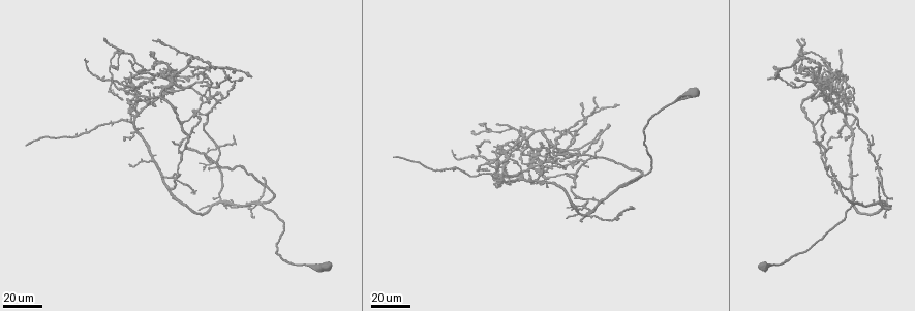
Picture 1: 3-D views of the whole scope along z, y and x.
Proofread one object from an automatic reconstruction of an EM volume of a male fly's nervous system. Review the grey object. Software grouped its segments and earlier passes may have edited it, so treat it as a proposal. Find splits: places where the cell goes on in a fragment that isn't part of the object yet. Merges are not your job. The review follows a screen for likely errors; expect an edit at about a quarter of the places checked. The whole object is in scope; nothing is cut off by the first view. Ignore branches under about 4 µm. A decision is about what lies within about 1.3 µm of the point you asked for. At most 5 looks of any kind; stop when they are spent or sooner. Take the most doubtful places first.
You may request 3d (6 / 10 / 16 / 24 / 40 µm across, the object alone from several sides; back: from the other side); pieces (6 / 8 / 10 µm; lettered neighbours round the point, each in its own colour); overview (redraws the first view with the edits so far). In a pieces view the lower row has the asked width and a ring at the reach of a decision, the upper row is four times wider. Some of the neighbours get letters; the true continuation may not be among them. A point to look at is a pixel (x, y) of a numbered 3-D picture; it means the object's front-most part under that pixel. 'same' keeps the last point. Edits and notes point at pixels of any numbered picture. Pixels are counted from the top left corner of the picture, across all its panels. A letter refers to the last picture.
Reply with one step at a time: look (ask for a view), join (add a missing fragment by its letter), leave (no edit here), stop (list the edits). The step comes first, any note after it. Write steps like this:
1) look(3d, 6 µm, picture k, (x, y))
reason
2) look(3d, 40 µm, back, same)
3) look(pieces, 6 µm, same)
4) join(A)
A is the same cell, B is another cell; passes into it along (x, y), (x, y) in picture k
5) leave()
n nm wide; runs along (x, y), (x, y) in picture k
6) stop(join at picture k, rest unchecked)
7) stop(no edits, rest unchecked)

look(3d, 24 µm, picture 1, (172, 94))
an open end

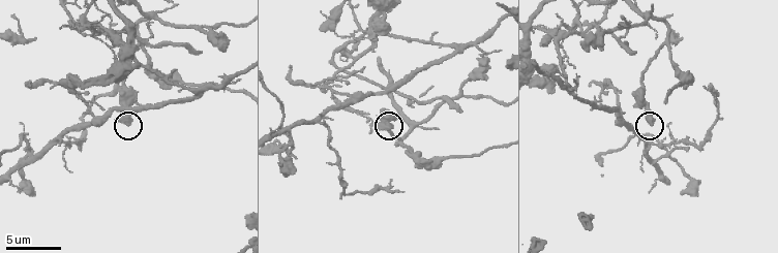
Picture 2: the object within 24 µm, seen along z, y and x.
look(pieces, 6 µm, picture 2, (649, 125))
see the neighbours

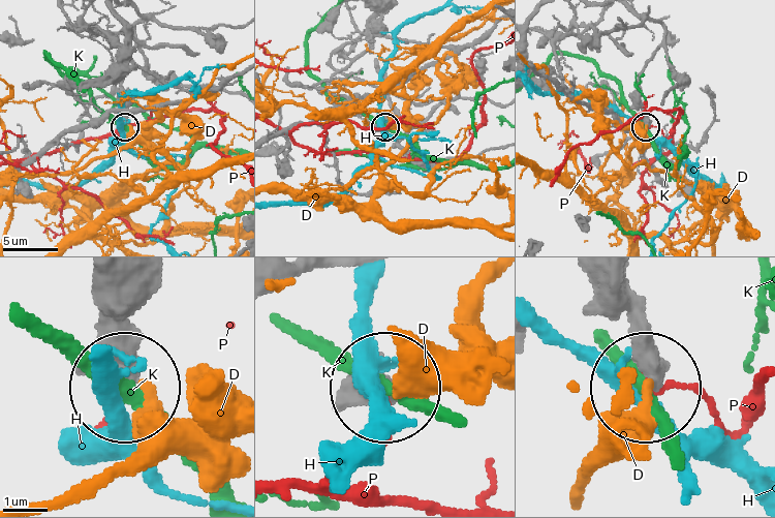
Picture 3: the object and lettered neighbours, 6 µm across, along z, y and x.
leave()
D, H, K and P are other cells; runs along (114, 283), (121, 379) in picture 3; no lettered fragment goes on from it

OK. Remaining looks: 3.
look(3d, 40 µm, picture 1, (233, 134))
thin end

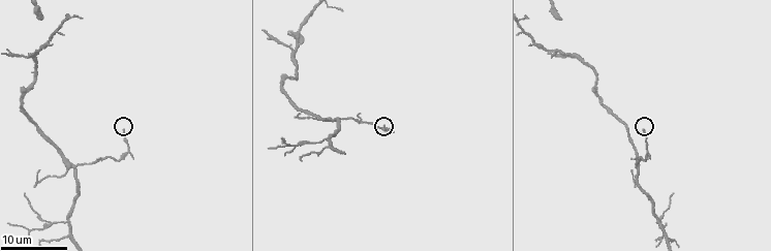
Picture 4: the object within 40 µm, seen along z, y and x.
look(pieces, 6 µm, picture 4, (122, 131))

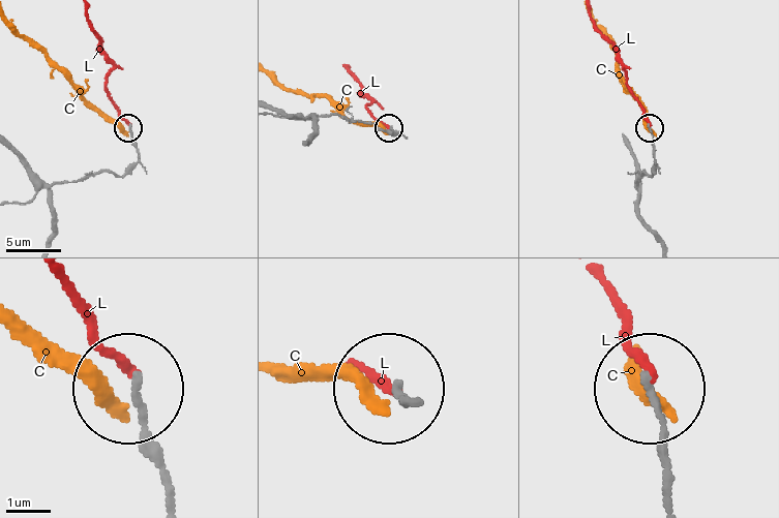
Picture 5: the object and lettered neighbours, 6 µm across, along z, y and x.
leave()
C and L are other cells; runs along (51, 233), (52, 187), (124, 173), (139, 156), (131, 129) in picture 5; no lettered fragment goes on from it

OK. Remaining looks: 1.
stop(no edits, rest unchecked)

